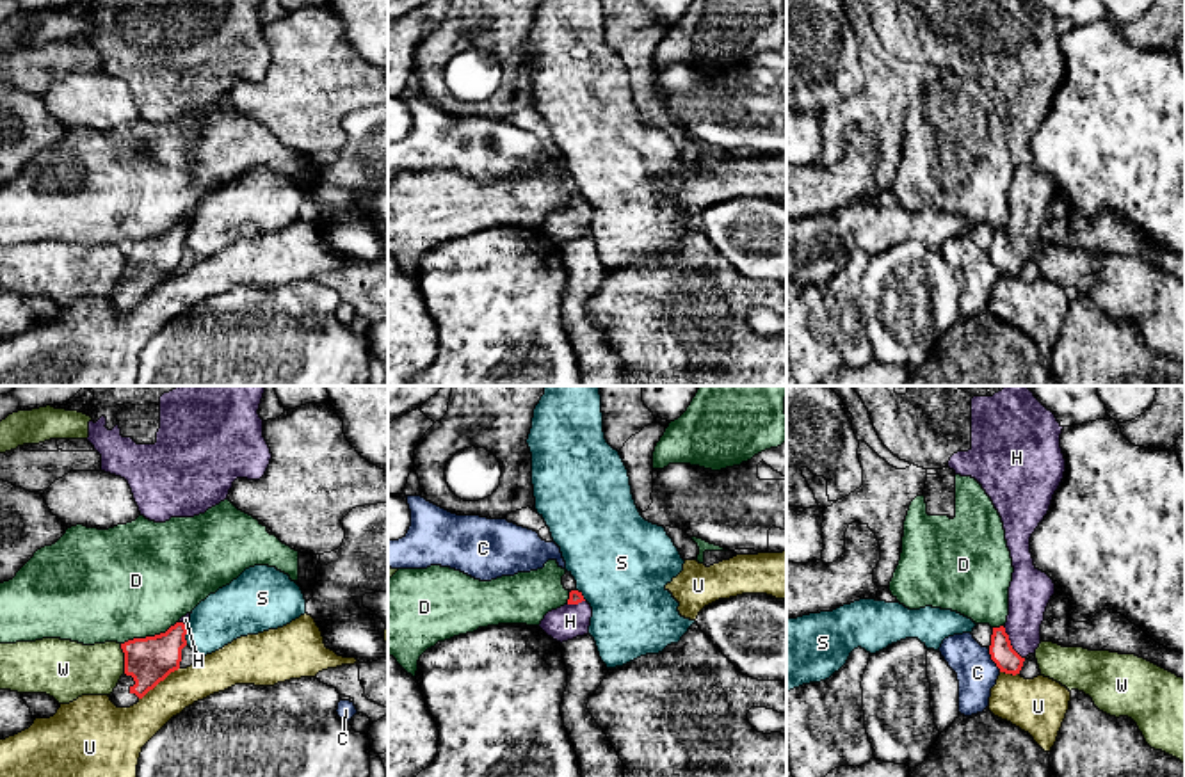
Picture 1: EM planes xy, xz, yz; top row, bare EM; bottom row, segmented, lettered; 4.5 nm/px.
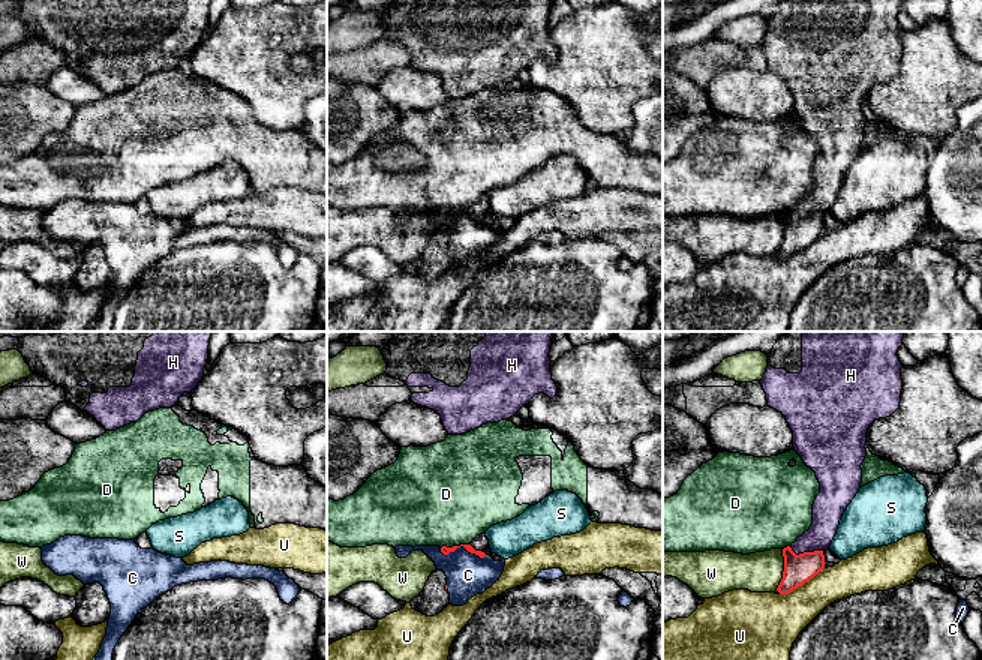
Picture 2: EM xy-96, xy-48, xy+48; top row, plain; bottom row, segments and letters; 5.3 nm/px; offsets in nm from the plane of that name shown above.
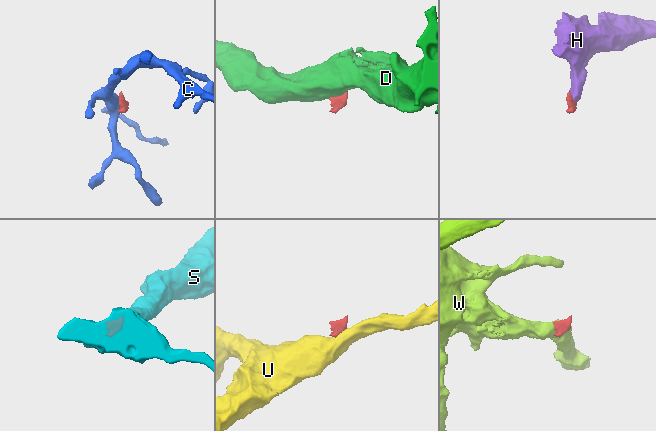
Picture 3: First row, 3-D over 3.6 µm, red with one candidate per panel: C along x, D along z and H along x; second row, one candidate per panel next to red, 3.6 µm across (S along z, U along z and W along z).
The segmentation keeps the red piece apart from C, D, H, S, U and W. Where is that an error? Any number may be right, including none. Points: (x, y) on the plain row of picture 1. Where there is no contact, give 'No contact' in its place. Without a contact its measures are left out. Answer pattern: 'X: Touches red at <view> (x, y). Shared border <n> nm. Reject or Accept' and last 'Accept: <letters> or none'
C: Touches red at yz (993, 262). Shared border 120 nm. Reject
D: Touches red at xy (150, 239). Shared border 280 nm. Reject
H: Touches red at yz (1009, 244). Shared border 180 nm. Accept
S: Touches red at xy (184, 239). Shared border 80 nm. Reject
U: Touches red at xy (159, 283). Shared border 240 nm. Reject
W: Touches red at xy (125, 260). Shared border 140 nm. Reject
Accept: H

